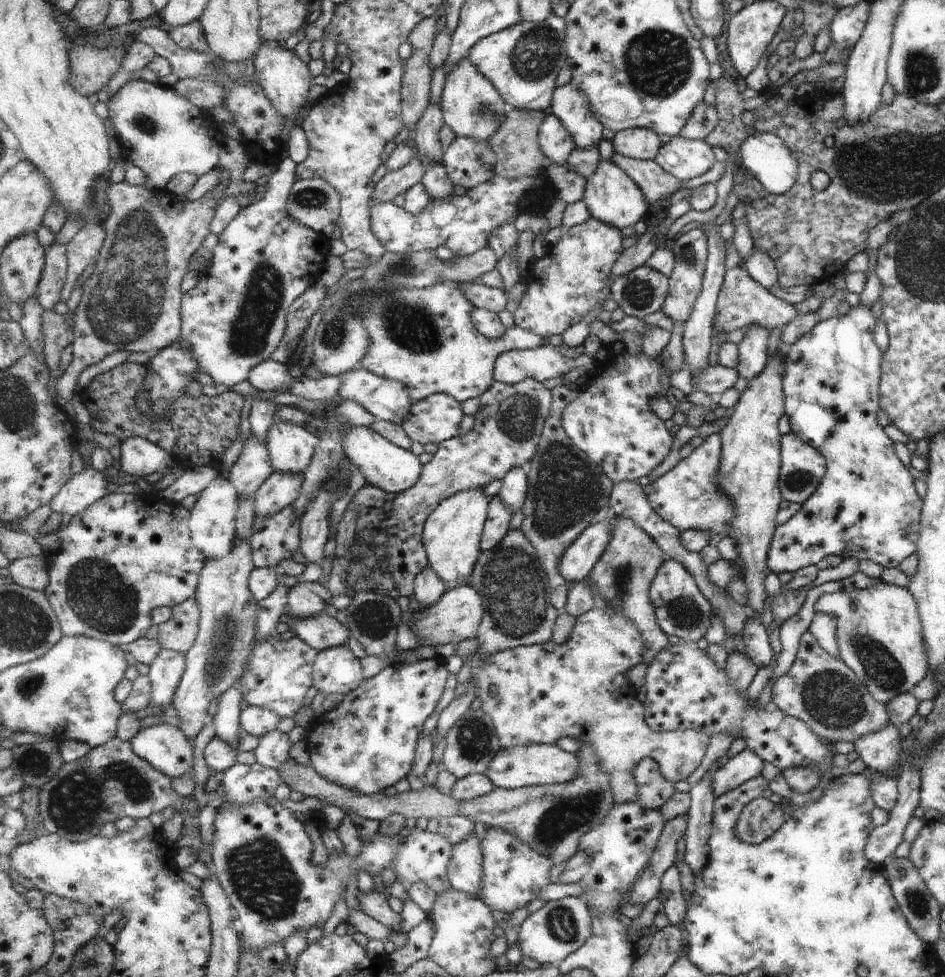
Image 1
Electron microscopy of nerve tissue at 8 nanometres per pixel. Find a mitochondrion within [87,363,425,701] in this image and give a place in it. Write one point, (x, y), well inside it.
(227, 632)

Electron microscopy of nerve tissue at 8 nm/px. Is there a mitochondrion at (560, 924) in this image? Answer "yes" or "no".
yes

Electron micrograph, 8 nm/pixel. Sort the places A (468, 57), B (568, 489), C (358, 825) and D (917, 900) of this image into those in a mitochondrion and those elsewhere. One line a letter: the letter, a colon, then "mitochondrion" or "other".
A: other
B: mitochondrion
C: other
D: mitochondrion

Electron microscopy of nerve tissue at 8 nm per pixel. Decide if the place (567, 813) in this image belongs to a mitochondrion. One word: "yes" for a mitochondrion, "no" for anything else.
yes

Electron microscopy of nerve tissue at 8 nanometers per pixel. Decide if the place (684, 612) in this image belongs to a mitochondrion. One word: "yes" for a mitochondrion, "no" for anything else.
yes

